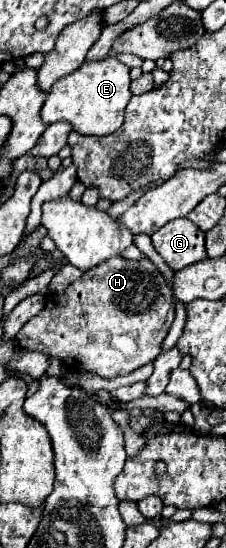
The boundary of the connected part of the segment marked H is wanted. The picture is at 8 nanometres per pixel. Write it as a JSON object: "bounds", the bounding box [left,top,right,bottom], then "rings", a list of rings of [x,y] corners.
{"bounds":[16,256,176,378],"rings":[[[116,256],[100,264],[100,268],[90,268],[88,272],[84,272],[84,276],[72,282],[64,292],[48,294],[44,308],[22,326],[16,340],[20,348],[58,358],[70,370],[94,372],[102,378],[116,378],[126,376],[136,368],[156,360],[174,320],[174,312],[176,306],[172,288],[168,286],[162,272],[148,258],[126,260]]]}

